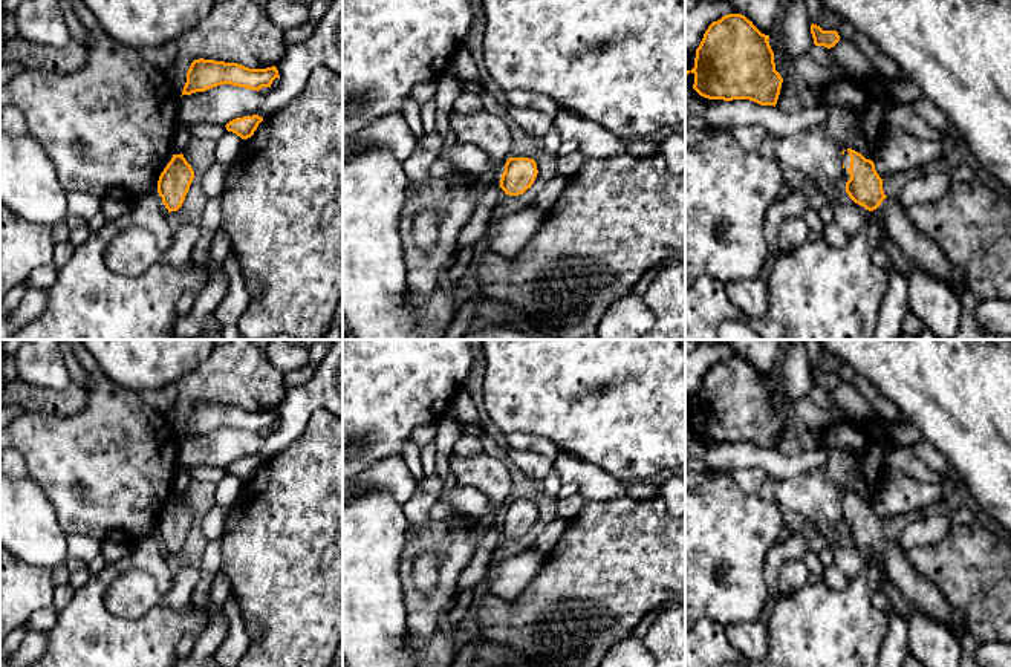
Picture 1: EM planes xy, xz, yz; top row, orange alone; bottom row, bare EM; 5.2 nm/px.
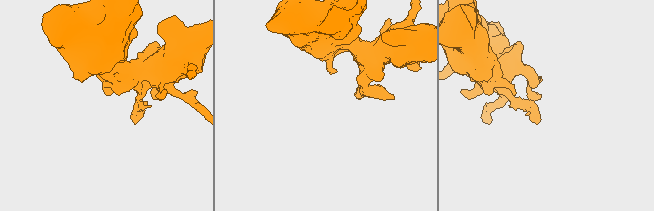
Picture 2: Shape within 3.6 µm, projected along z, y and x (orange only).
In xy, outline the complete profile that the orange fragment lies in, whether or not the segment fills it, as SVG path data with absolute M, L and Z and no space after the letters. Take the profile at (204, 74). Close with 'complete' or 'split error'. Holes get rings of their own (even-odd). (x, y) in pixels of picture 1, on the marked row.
M199 58L191 63L187 72L187 83L182 95L205 92L222 84L258 92L262 87L271 87L275 78L280 78L275 66L266 69L249 69L237 63Z; complete

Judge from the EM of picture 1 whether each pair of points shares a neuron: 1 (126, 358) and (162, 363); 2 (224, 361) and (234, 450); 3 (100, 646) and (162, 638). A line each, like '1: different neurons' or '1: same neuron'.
1: same neuron
2: different neurons
3: same neuron

